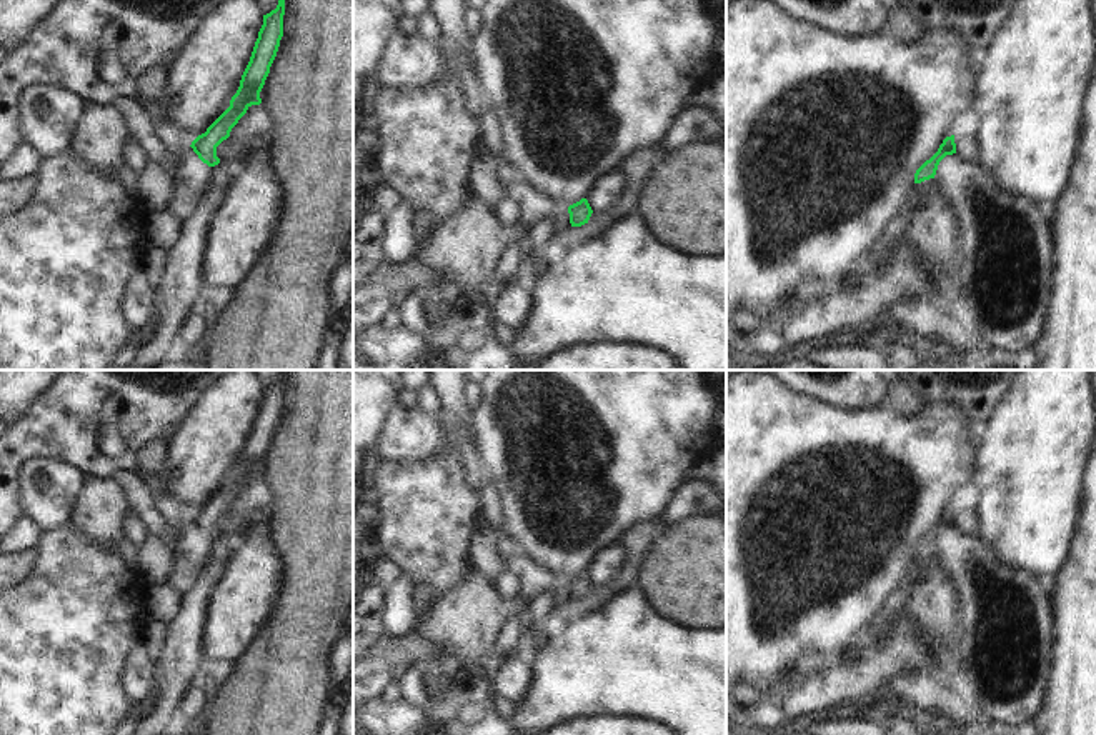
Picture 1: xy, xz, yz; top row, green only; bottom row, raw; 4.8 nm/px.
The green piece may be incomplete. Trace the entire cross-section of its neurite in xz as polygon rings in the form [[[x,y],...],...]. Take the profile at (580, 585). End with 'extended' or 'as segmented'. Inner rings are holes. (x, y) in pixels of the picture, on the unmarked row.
[[[581,572],[580,575],[570,578],[568,582],[560,582],[555,590],[555,603],[561,605],[570,600],[581,600],[588,597],[593,583],[586,572]]] | extended

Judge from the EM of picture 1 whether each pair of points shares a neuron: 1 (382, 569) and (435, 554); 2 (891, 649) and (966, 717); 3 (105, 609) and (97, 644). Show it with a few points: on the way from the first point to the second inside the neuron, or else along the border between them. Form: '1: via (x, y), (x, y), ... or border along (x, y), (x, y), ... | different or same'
1: border along (383, 555), (413, 580) | different
2: border along (931, 667), (898, 674), (883, 694) | different
3: via (97, 617), (97, 635) | same

